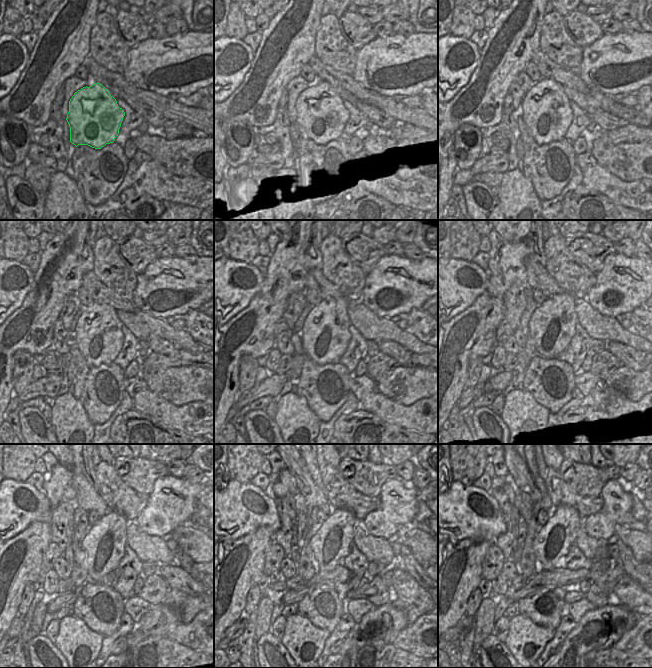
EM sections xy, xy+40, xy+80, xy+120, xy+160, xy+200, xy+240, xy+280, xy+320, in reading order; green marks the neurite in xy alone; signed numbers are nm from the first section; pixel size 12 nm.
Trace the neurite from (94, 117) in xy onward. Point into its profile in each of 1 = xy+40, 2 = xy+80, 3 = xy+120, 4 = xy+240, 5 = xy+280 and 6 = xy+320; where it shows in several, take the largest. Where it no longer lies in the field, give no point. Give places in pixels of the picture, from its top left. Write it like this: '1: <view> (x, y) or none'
1: xy+40 (320, 110)
2: xy+80 (545, 107)
3: xy+120 (98, 333)
4: xy+240 (107, 542)
5: xy+280 (331, 542)
6: xy+320 (553, 541)

